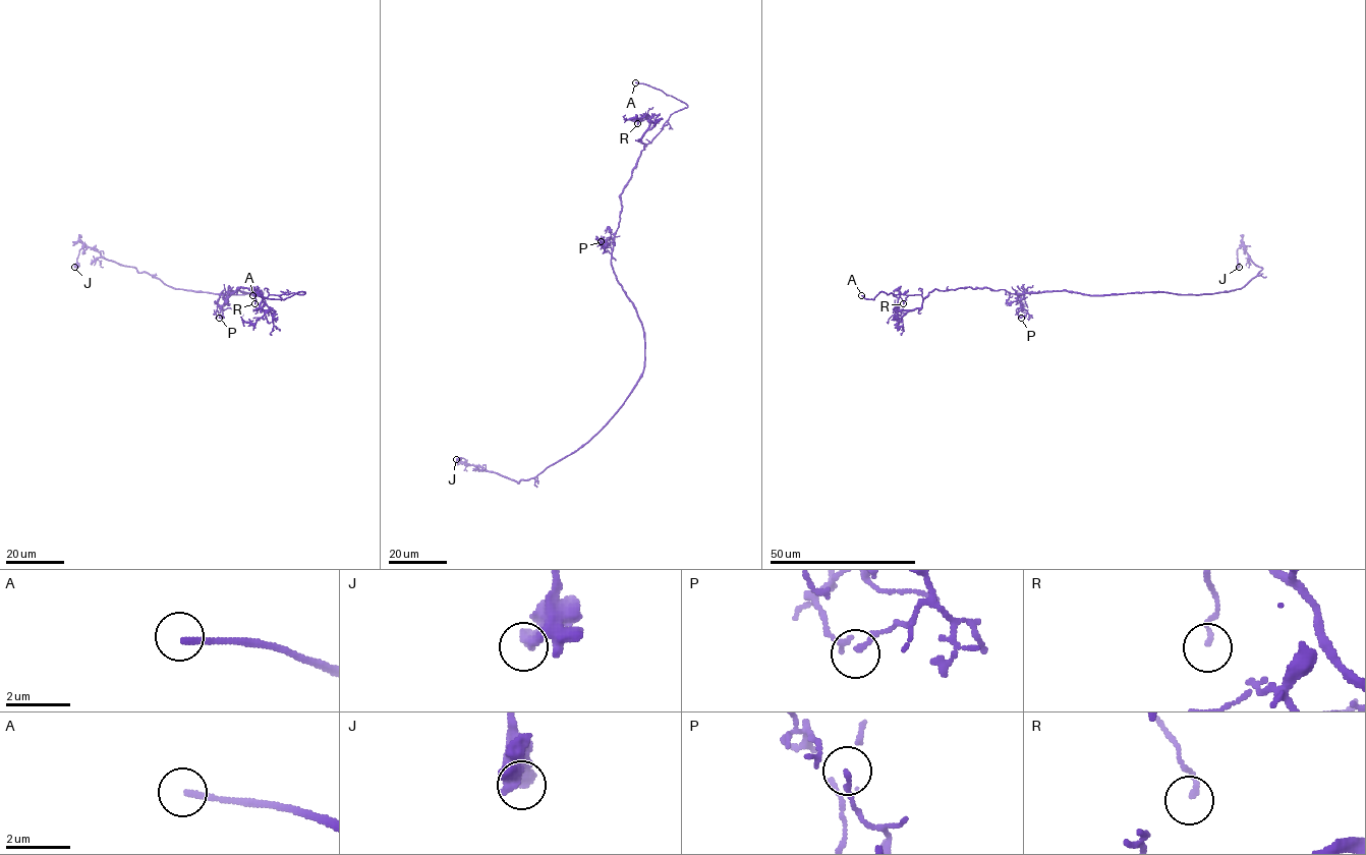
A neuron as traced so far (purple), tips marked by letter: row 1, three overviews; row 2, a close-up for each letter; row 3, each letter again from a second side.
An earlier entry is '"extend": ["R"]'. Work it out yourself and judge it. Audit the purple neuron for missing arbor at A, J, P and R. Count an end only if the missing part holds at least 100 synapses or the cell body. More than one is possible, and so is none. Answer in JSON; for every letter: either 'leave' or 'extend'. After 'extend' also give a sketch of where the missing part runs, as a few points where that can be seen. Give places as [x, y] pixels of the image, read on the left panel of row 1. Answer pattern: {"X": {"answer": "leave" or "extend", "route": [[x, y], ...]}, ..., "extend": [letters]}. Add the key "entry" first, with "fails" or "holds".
{"entry": "fails", "A": {"answer": "extend", "route": [[252, 295], [202, 274]]}, "J": {"answer": "leave"}, "P": {"answer": "leave"}, "R": {"answer": "leave"}, "extend": ["A"]}

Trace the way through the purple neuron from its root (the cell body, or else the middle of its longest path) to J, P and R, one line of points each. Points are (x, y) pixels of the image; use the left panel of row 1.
J: (258, 295), (263, 293), (217, 294), (175, 289), (151, 275), (106, 260), (84, 245), (74, 267)
P: (258, 295), (230, 290), (219, 318)
R: (258, 295), (228, 292), (240, 287), (258, 289), (262, 297), (259, 308), (270, 309), (255, 293), (254, 303)

